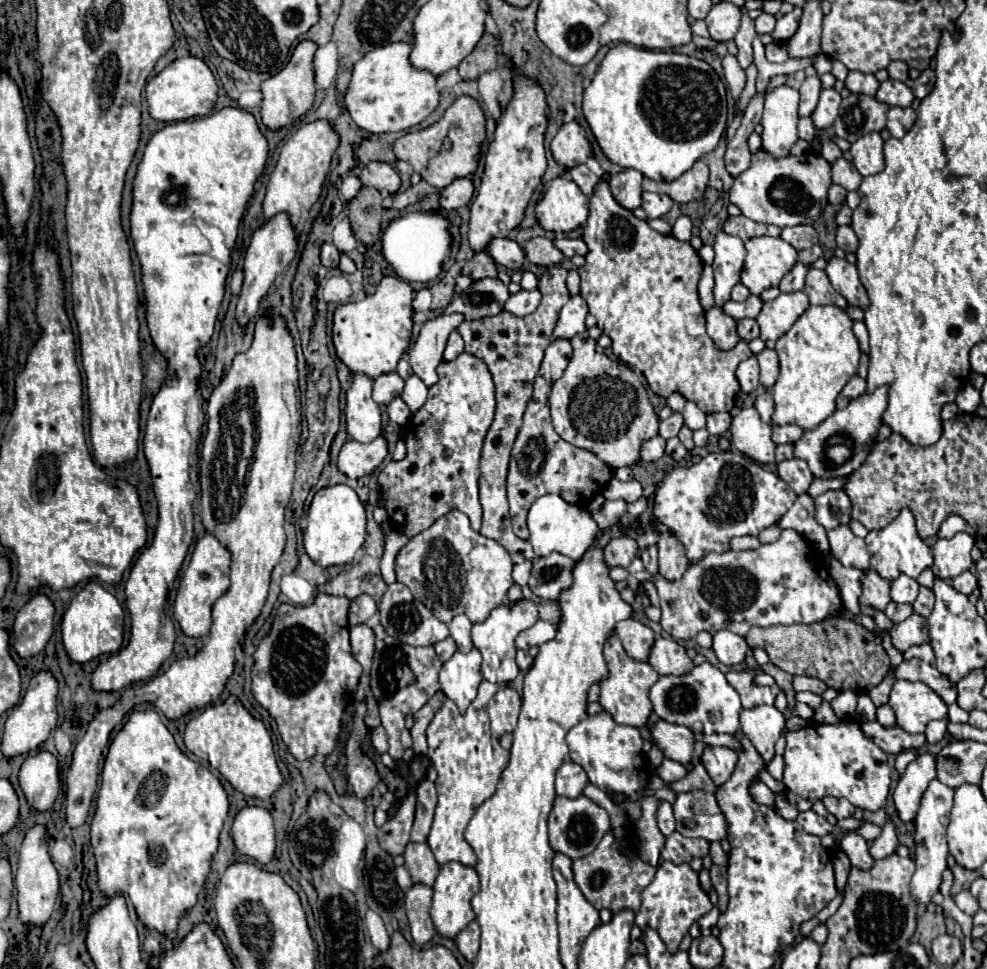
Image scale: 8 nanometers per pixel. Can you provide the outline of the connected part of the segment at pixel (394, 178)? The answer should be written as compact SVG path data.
M370 162L360 172L360 182L364 186L376 188L384 194L394 194L400 188L400 176L394 166L386 162Z

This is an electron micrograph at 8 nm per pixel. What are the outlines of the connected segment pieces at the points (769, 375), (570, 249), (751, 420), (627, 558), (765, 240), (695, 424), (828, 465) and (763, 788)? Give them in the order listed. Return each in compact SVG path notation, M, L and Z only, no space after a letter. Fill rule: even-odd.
M764 348L760 354L756 354L760 362L760 384L764 388L772 388L778 378L778 354L776 350Z
M556 238L554 244L556 244L556 248L560 248L560 252L566 258L572 258L574 254L582 254L582 256L586 254L586 244L584 244L582 238L576 238L576 240L572 240L572 238Z
M754 406L742 408L738 416L734 416L732 426L732 444L748 458L758 464L772 464L774 462L774 448L776 444L770 440L772 428L764 424Z
M620 536L620 538L612 538L606 546L604 546L604 562L612 568L612 566L622 566L626 568L634 556L636 556L638 544L634 538L630 536Z
M756 236L746 242L746 262L742 270L742 284L760 294L766 288L778 286L782 276L796 264L798 252L780 236Z
M686 402L686 408L684 408L682 416L684 416L684 424L692 428L692 430L699 430L706 427L706 414L694 402Z
M876 388L874 394L864 394L854 398L844 410L836 410L830 418L826 418L818 428L806 430L804 436L794 444L794 456L808 462L814 478L838 478L850 476L854 470L862 466L866 460L876 432L882 426L882 414L888 404L888 388ZM844 452L844 460L842 460Z
M756 782L756 784L752 784L750 786L750 794L752 794L752 798L756 800L756 802L760 802L760 804L766 804L766 806L774 806L774 792L766 786L766 784L762 784L762 782Z

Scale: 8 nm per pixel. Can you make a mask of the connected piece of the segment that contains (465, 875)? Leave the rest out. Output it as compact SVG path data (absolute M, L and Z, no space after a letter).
M448 862L440 868L440 874L438 874L432 888L434 888L432 910L430 910L432 922L434 922L440 936L456 938L458 932L462 932L470 922L476 920L476 916L472 912L472 906L470 906L470 900L472 900L472 894L476 894L480 890L478 874L476 874L474 868L462 866L460 862Z

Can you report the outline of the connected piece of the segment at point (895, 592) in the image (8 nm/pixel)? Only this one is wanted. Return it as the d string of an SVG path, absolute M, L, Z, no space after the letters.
M900 574L894 582L892 582L892 600L898 604L912 604L918 596L918 588L920 584L914 578L908 578L906 574Z

